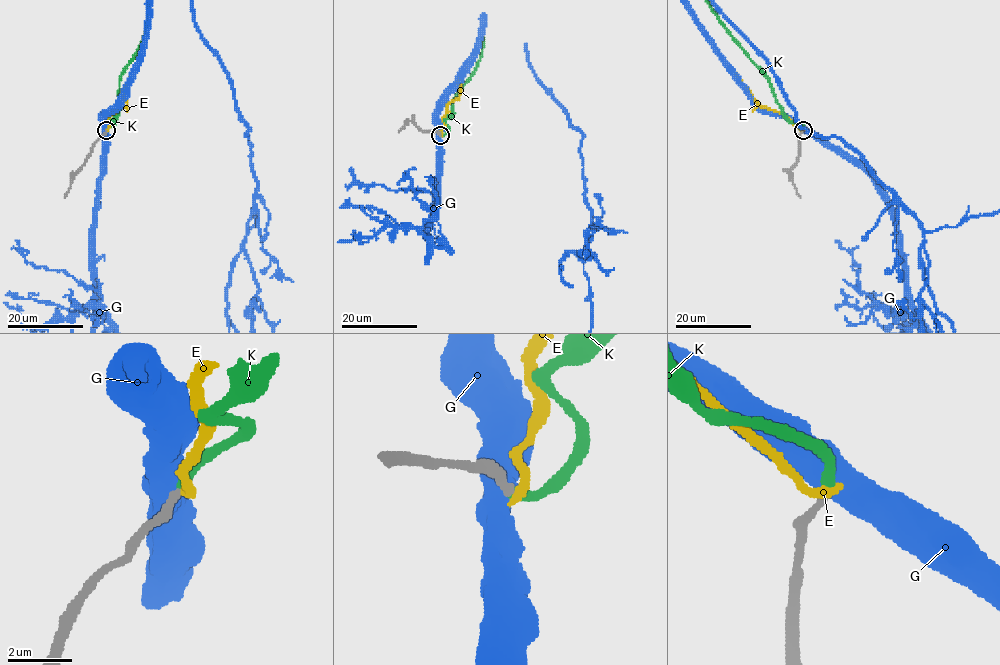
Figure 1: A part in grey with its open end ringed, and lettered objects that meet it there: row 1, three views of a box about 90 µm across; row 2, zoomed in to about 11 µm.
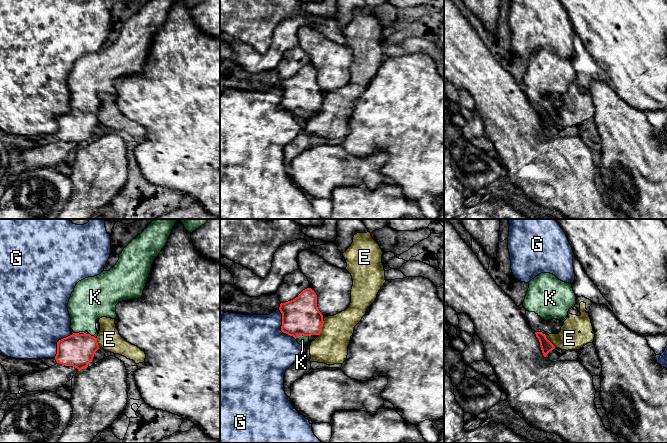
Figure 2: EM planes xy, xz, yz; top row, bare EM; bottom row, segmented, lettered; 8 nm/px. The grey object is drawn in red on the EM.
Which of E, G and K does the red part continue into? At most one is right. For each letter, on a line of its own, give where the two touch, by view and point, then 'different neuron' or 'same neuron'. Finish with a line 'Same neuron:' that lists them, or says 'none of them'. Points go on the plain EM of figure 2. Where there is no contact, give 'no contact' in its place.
E: contact xz (321, 104); different neuron
G: contact xz (281, 103); different neuron
K: contact xz (301, 110); same neuron
Same neuron: K

